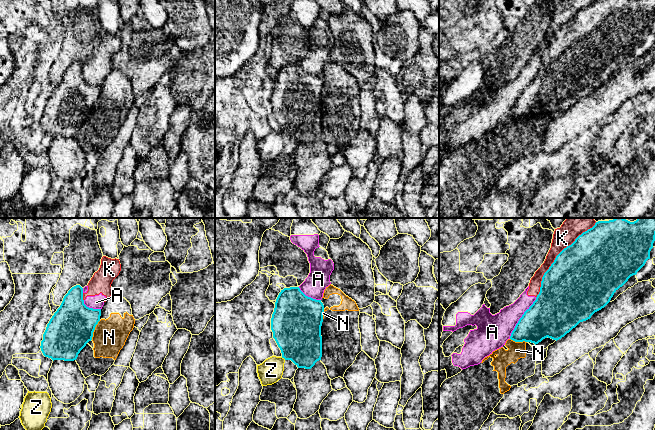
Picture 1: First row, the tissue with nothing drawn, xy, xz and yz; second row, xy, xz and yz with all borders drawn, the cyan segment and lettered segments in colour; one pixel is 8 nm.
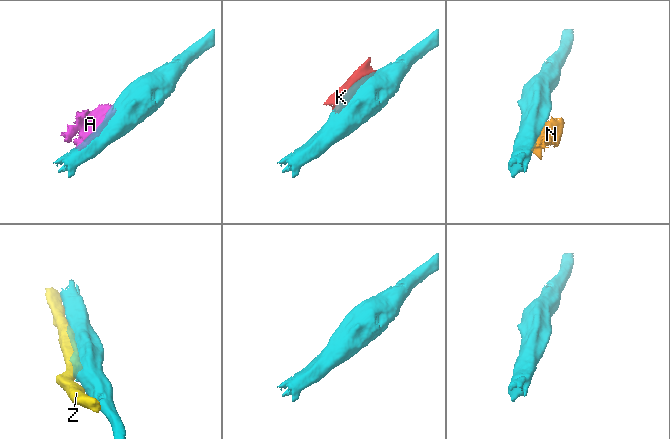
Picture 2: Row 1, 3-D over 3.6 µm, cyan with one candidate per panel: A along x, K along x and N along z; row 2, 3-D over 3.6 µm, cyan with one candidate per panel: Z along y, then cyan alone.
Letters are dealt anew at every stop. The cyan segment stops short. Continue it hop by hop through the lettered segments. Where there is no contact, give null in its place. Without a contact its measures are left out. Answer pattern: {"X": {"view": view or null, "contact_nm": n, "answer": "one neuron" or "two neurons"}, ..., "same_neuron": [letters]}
{"A": {"view": "yz", "contact_nm": 400, "answer": "two neurons"}, "K": {"view": "yz", "contact_nm": 800, "answer": "two neurons"}, "N": {"view": "xy", "contact_nm": 180, "answer": "two neurons"}, "Z": {"view": "xz", "contact_nm": 40, "answer": "two neurons"}, "same_neuron": []}

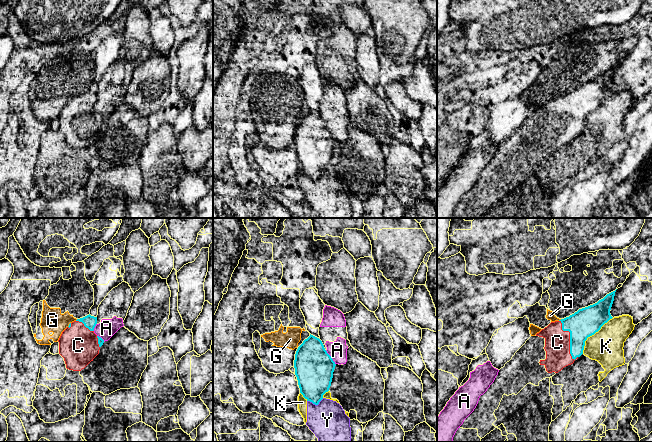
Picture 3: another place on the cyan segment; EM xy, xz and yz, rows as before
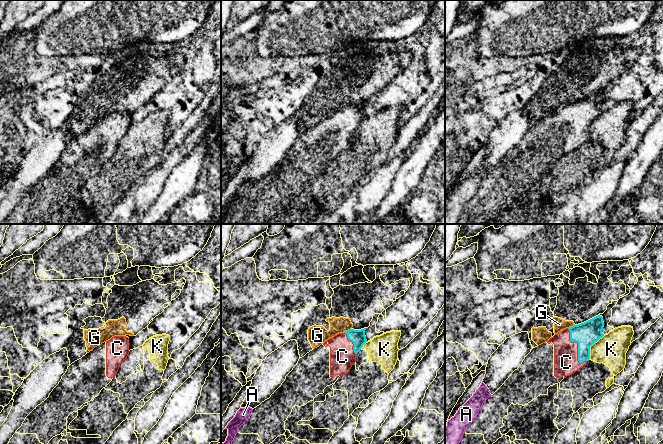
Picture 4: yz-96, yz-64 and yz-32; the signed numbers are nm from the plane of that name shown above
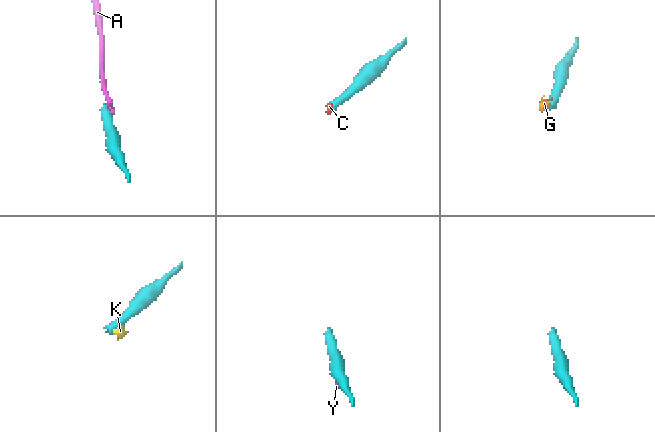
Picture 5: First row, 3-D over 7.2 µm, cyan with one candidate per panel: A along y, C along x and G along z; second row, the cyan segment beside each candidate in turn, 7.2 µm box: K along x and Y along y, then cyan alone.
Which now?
{"A": {"view": "xz", "contact_nm": 150, "answer": "two neurons"}, "C": {"view": "yz", "contact_nm": 340, "answer": "one neuron"}, "G": {"view": "yz", "contact_nm": 30, "answer": "two neurons"}, "K": {"view": "yz", "contact_nm": 380, "answer": "two neurons"}, "Y": {"view": "xz", "contact_nm": 140, "answer": "two neurons"}, "same_neuron": ["C"]}

